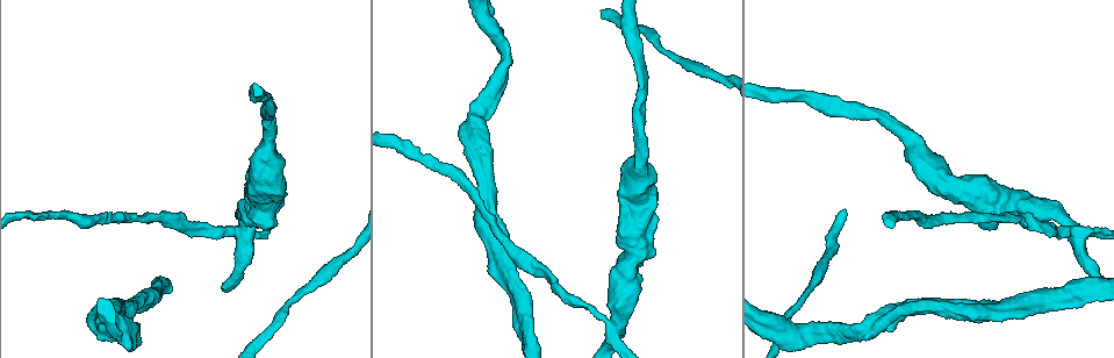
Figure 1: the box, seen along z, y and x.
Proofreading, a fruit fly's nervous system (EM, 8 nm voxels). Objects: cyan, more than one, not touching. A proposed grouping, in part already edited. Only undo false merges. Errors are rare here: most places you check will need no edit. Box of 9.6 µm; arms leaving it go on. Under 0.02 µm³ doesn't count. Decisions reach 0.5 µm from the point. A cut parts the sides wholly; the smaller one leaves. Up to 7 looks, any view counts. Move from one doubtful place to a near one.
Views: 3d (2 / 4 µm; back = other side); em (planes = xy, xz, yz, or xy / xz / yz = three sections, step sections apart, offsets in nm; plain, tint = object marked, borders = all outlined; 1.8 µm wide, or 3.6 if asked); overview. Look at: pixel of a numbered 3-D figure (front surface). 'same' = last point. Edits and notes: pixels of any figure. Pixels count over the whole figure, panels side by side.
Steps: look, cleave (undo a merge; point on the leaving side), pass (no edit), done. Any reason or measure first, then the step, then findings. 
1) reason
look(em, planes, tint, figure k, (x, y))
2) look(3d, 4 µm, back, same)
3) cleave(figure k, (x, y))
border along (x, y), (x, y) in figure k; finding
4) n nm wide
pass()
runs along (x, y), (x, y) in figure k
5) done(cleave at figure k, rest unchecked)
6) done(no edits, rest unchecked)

sudden change in width
look(3d, 4 µm, figure 1, (635, 239))

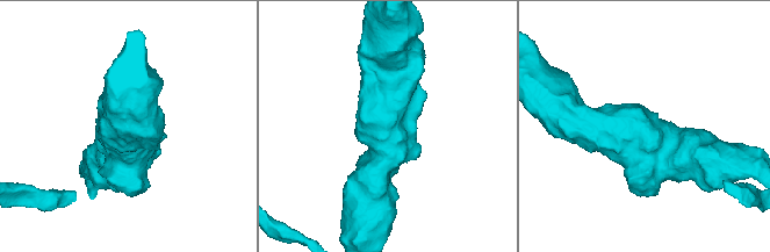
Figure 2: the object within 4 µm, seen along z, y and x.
now the EM
look(em, 3.6 µm, planes, tint, figure 2, (647, 146))

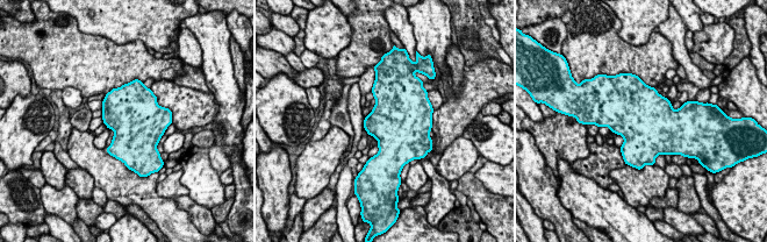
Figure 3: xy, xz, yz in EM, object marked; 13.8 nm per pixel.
700 nm wide
pass()
all the same cell

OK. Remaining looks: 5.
thick turns thin
look(em, xz, step 16, tint, figure 1, (503, 261))

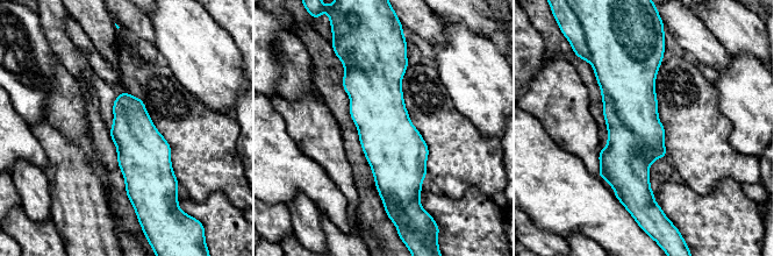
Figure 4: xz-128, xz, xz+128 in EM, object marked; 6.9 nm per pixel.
cut it another way
look(em, planes, tint, same)

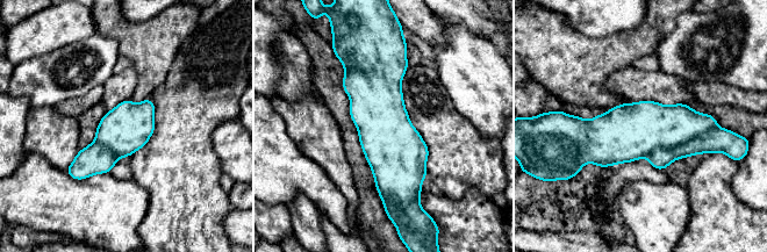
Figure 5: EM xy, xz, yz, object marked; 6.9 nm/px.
pass()
continuous, no second cell

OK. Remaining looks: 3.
branch point
look(em, planes, borders, figure 1, (506, 50))

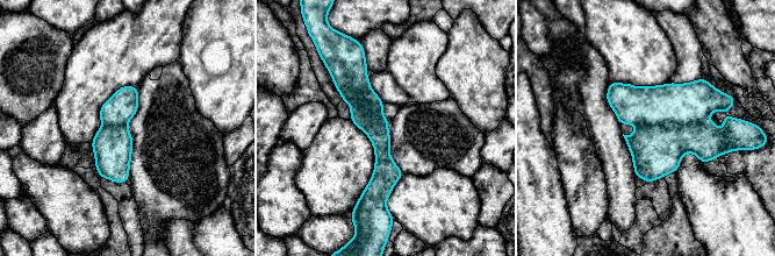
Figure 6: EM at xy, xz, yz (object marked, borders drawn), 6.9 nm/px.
200 nm wide
pass()
runs along (361, 63), (380, 198) in figure 6; all the same cell

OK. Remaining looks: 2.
done(no edits, rest unchecked)

